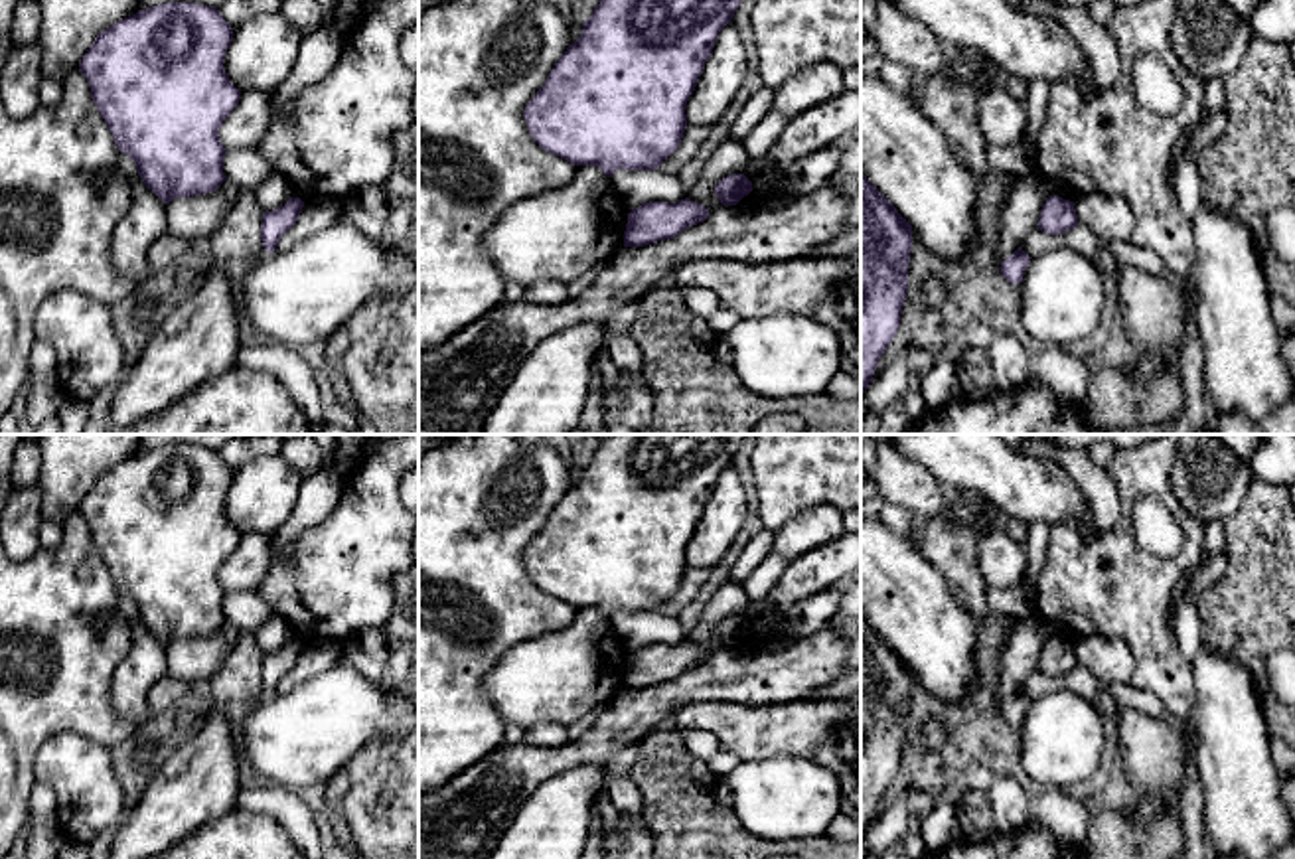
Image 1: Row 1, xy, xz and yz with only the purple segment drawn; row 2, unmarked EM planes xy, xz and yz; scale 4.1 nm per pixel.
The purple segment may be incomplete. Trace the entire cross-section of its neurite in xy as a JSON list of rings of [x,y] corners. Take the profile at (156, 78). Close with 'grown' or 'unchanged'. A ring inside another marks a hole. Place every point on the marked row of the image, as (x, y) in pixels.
[[[164,2],[138,10],[101,32],[79,63],[116,148],[130,156],[146,188],[166,205],[176,197],[211,194],[227,180],[223,172],[227,152],[219,128],[241,99],[241,91],[229,81],[223,67],[231,39],[233,28],[217,8],[195,2]]]; unchanged

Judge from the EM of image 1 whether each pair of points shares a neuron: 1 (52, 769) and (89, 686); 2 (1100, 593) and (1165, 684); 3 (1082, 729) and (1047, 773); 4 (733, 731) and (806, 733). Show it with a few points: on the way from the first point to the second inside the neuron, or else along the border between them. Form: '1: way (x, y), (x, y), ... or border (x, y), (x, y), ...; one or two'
1: border (109, 749), (76, 733), (56, 733), (34, 765); two
2: way (1122, 615), (1155, 648), (1159, 662); one
3: way (1072, 739), (1051, 763); one
4: way (751, 731), (788, 731); one

